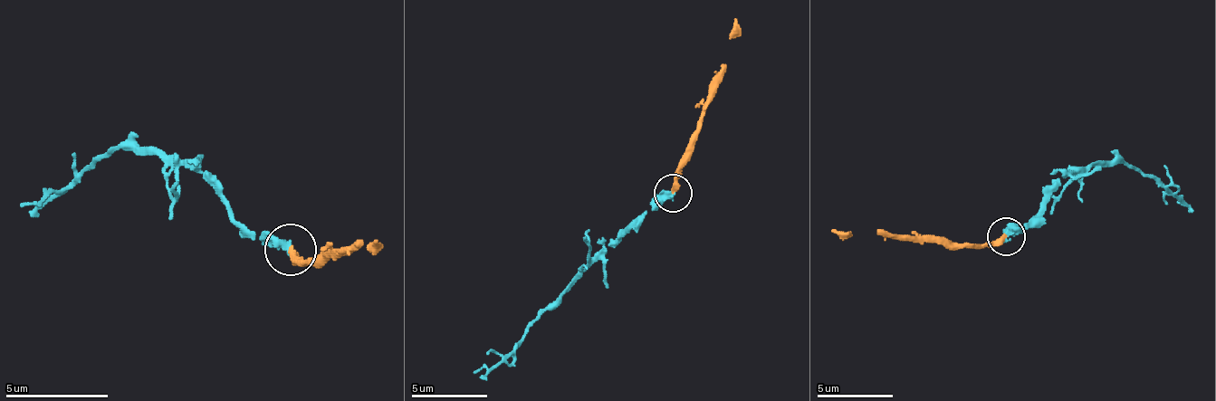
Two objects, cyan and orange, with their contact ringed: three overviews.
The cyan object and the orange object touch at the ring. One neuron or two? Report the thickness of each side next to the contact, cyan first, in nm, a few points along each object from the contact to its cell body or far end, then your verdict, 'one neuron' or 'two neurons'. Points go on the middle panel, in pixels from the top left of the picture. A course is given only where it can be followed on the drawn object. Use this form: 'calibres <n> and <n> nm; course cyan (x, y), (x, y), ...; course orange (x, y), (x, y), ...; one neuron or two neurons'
calibres 400 and 360 nm; course cyan (672, 192), (645, 211), (603, 249), (493, 367), (474, 374); course orange (672, 192), (710, 82), (724, 63), (729, 33), (736, 17); two neurons

